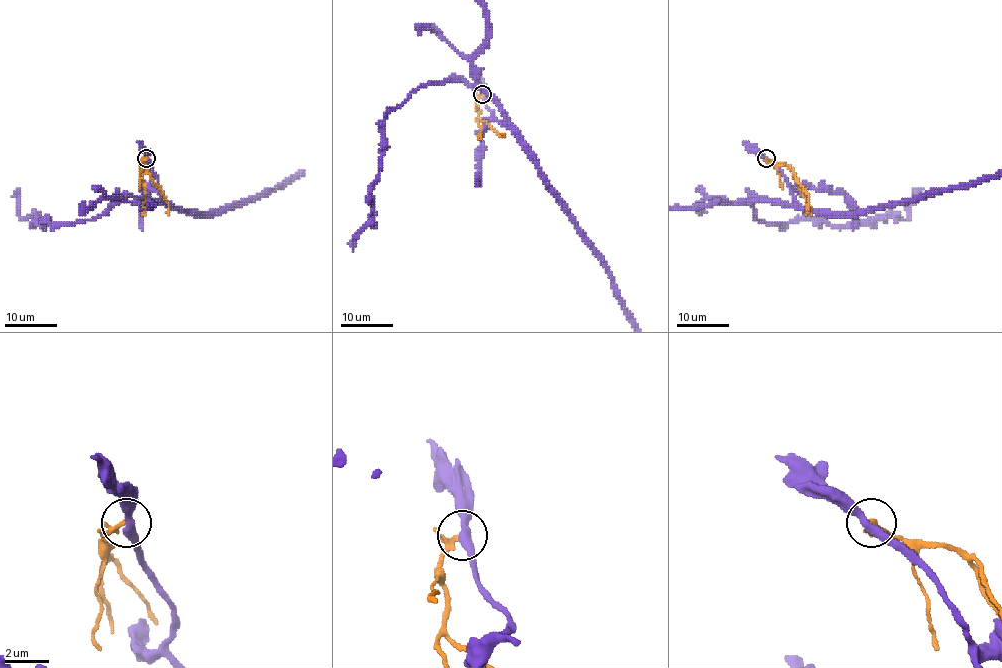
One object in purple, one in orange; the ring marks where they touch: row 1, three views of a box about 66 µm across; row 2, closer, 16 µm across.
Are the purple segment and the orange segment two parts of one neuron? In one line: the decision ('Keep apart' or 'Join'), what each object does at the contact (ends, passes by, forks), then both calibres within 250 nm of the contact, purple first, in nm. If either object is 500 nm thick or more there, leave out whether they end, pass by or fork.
Keep apart. At the ring purple passes by. At the ring orange passes by. Thickness 380 nm (purple) against 190 nm

